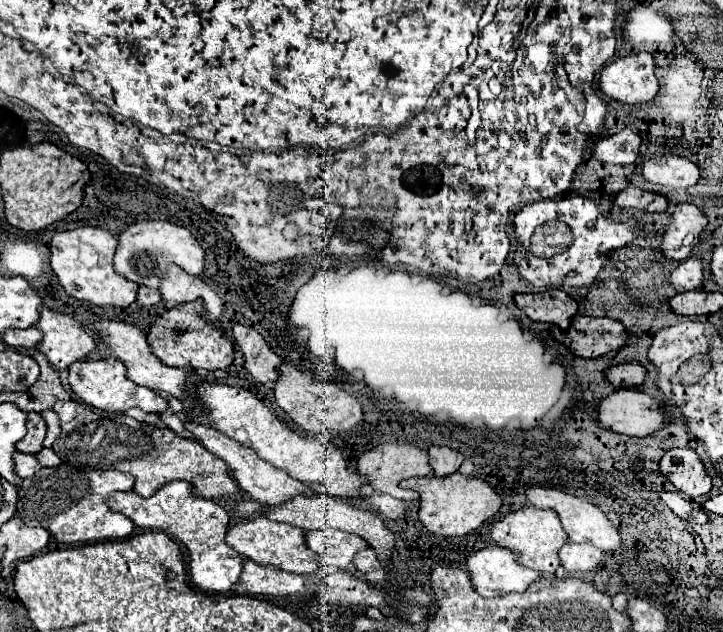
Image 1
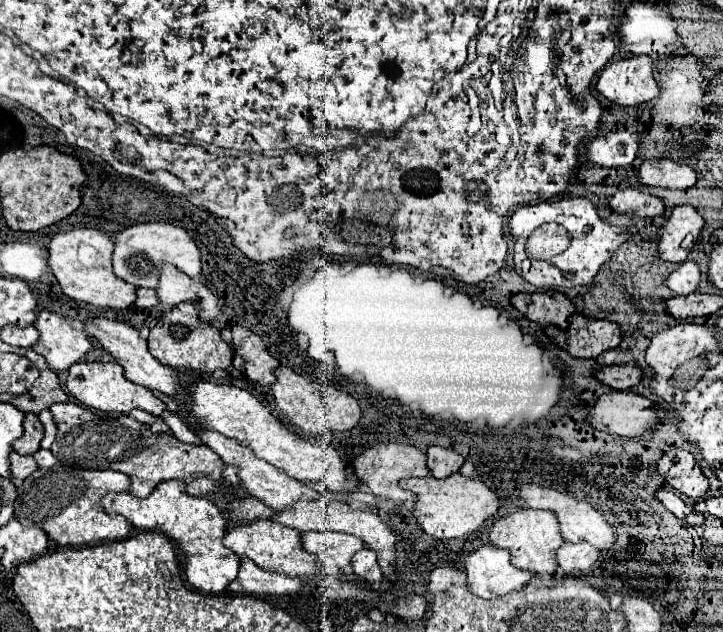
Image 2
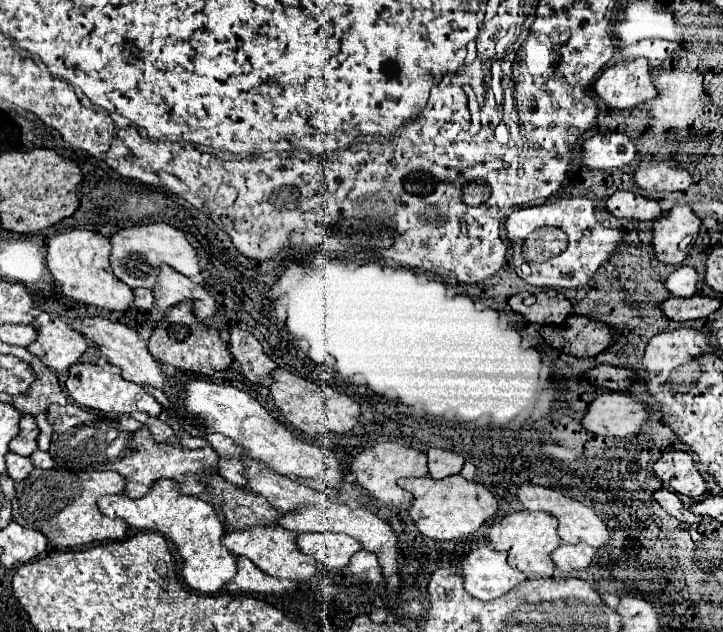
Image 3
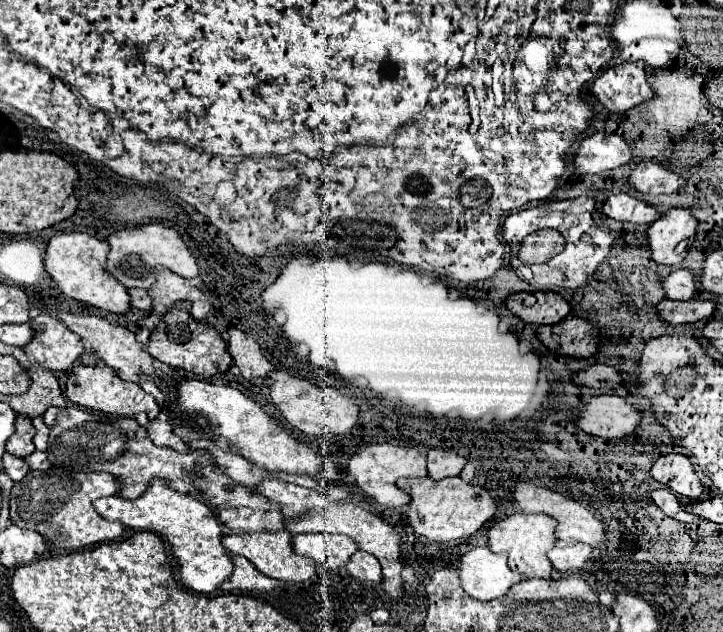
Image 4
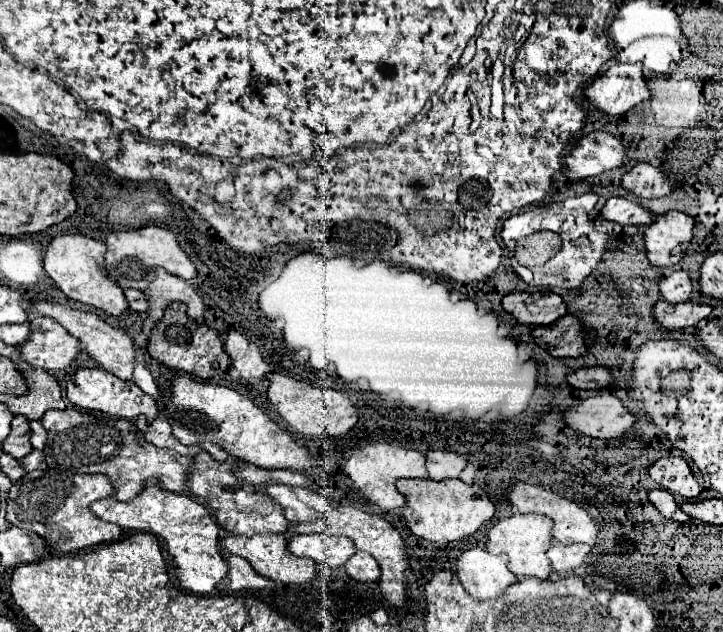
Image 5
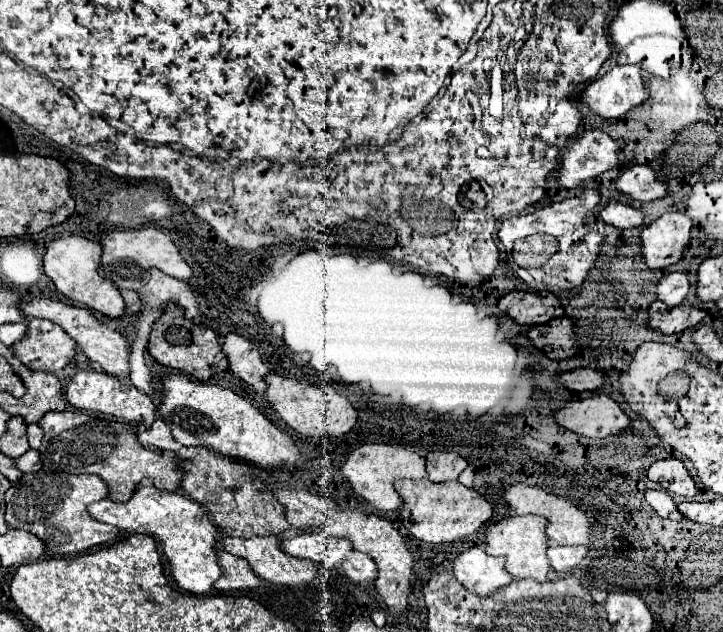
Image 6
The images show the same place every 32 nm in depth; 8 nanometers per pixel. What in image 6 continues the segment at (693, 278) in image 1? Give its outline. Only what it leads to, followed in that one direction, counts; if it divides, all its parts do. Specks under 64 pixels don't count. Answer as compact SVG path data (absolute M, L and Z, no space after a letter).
M670 272L658 282L656 294L658 300L662 300L668 306L678 306L686 300L686 294L690 290L690 280L684 272Z

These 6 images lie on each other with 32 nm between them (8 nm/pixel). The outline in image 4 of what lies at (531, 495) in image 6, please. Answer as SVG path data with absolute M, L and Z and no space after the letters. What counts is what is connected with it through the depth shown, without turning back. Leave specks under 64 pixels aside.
M520 482L516 486L516 492L514 492L514 500L520 504L522 512L542 512L542 514L548 514L552 518L558 520L558 526L556 526L556 536L558 540L562 540L564 544L576 544L576 542L586 542L590 544L592 548L604 544L606 540L606 530L604 530L604 524L594 516L592 510L588 510L584 504L580 504L578 500L572 500L560 492L554 492L550 488L540 488L540 486L534 486L530 482Z

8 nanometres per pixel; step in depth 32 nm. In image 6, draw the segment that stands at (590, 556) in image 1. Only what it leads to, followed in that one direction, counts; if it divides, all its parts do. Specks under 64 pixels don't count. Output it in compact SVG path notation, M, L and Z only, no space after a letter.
M550 546L548 560L556 572L566 572L578 566L588 552L588 546Z

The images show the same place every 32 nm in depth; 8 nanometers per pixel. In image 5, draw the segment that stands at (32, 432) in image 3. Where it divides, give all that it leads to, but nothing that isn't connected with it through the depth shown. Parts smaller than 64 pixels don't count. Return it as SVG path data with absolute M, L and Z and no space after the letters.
M14 416L12 420L12 432L10 436L4 440L4 452L14 456L14 458L22 458L28 452L32 452L32 444L30 444L30 422L24 416Z

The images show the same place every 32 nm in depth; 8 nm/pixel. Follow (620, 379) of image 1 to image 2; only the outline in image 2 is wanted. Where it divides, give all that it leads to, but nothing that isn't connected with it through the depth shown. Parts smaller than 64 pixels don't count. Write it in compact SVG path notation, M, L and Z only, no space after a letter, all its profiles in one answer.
M624 364L624 366L604 366L598 372L598 378L614 388L614 390L630 390L636 384L640 384L642 380L642 370L638 366L632 364Z

